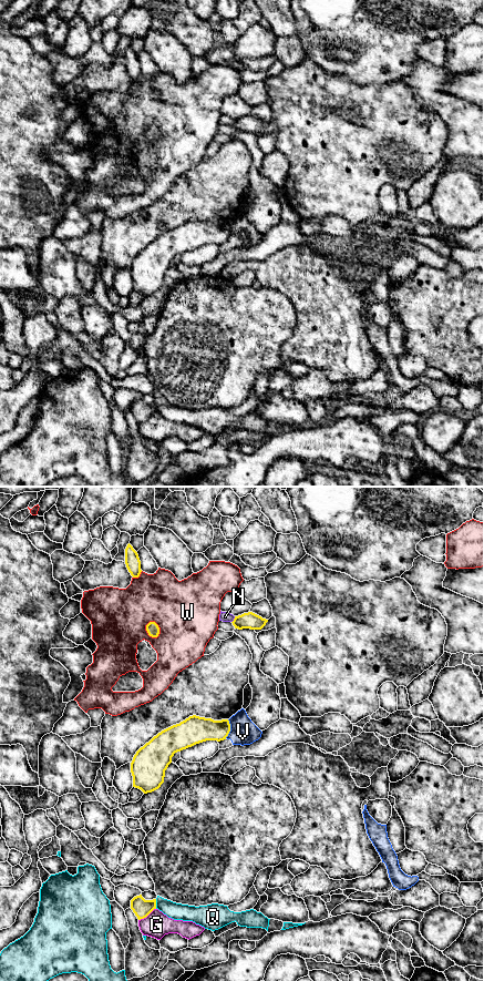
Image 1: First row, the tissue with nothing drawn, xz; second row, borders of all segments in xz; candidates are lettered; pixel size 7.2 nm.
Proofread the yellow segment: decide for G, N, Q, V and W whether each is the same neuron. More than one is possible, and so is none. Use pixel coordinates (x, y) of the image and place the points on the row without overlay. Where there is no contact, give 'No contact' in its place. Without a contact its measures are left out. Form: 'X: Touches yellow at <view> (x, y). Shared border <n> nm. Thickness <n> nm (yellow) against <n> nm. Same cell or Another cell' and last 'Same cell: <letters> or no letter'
G: Touches yellow at xz (146, 419). Shared border 160 nm. Thickness 140 nm (yellow) against 190 nm. Another cell
N: Touches yellow at xz (234, 123). Shared border 50 nm. Thickness 120 nm (yellow) against 80 nm. Another cell
Q: Touches yellow at xz (155, 407). Shared border 70 nm. Thickness 140 nm (yellow) against 130 nm. Another cell
V: Touches yellow at xz (229, 232). Shared border 140 nm. Thickness 200 nm (yellow) against 190 nm. Another cell
W: Touches yellow at xz (158, 131). Shared border 140 nm. Thickness 90 nm (yellow) against 460 nm. Another cell
Same cell: no letter

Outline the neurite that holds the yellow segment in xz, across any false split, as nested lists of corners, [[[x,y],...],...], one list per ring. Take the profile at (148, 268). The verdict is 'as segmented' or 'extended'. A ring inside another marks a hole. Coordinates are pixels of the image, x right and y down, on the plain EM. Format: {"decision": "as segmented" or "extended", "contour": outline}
{"decision": "as segmented", "contour": [[[196,218],[162,234],[134,258],[131,266],[133,290],[144,297],[158,293],[175,256],[206,244],[224,244],[229,235],[228,223],[214,224]]]}

